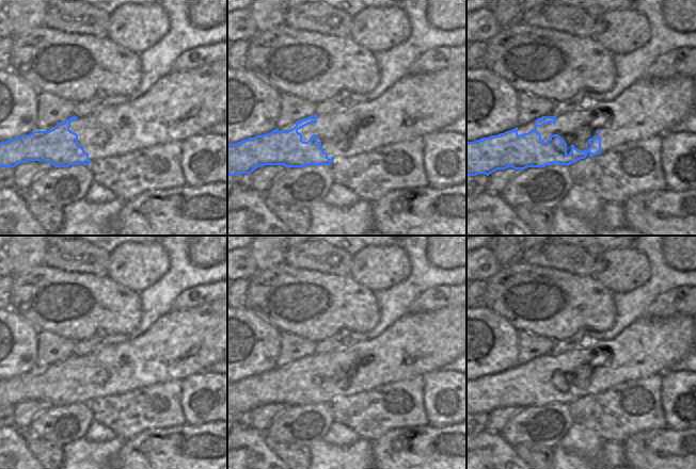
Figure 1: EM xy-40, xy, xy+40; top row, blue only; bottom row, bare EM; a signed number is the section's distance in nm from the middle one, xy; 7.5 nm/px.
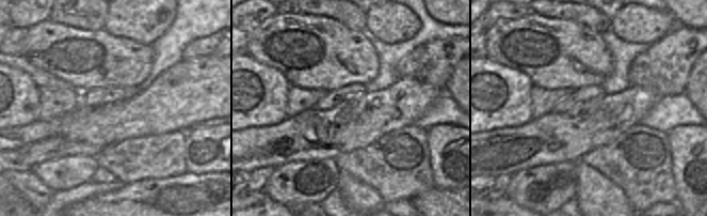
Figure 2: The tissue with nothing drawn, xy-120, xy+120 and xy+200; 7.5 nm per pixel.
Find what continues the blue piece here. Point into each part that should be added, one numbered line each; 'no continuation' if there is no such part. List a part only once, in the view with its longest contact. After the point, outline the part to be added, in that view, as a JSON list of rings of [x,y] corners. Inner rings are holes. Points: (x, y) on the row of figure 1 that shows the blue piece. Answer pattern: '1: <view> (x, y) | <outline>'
1: xy+40 (648, 108) | [[[675,76],[664,80],[643,78],[620,93],[613,101],[596,101],[587,103],[579,110],[556,116],[556,124],[549,123],[536,127],[532,122],[518,127],[518,134],[527,133],[534,129],[541,134],[541,141],[547,142],[551,135],[557,134],[567,143],[567,153],[573,144],[579,150],[587,150],[589,139],[601,136],[601,153],[615,146],[628,142],[647,140],[653,135],[669,133],[669,130],[680,123],[687,114],[695,112],[696,87],[695,78]]]

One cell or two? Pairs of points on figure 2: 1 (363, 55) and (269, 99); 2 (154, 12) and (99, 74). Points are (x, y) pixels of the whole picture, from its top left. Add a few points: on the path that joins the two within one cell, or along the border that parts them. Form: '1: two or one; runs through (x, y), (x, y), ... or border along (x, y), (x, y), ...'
1: two; border along (271, 68), (276, 68), (291, 85)
2: two; border along (107, 31), (113, 35), (129, 37), (149, 45)

